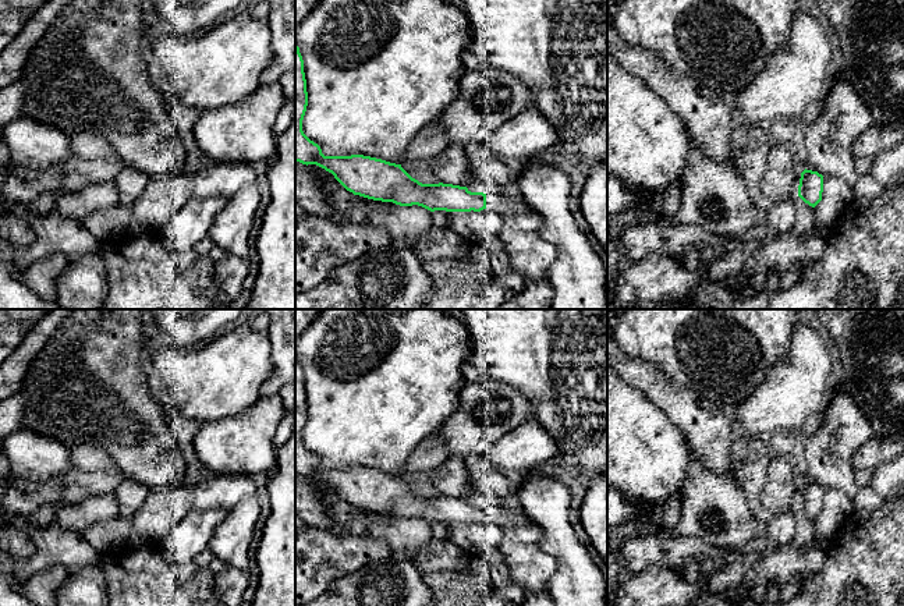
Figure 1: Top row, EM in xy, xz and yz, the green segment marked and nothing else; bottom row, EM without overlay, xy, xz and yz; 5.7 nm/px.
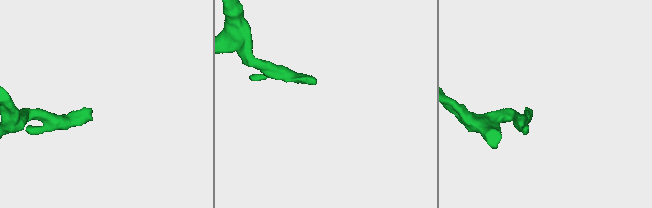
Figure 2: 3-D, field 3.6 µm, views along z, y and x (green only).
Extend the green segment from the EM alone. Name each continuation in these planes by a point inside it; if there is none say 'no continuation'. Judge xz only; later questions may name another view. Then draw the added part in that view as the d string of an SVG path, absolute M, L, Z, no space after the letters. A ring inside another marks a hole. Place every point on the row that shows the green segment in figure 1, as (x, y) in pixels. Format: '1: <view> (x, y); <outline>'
1: xz (500, 204); M494 189L486 194L486 209L499 215L517 215L532 210L532 208L522 199L521 195L501 195Z

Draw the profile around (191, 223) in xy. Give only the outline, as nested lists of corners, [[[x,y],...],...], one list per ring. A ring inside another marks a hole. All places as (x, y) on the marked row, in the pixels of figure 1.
[[[230,195],[192,198],[178,209],[162,228],[162,242],[173,254],[184,254],[209,235],[217,212],[228,202]]]

